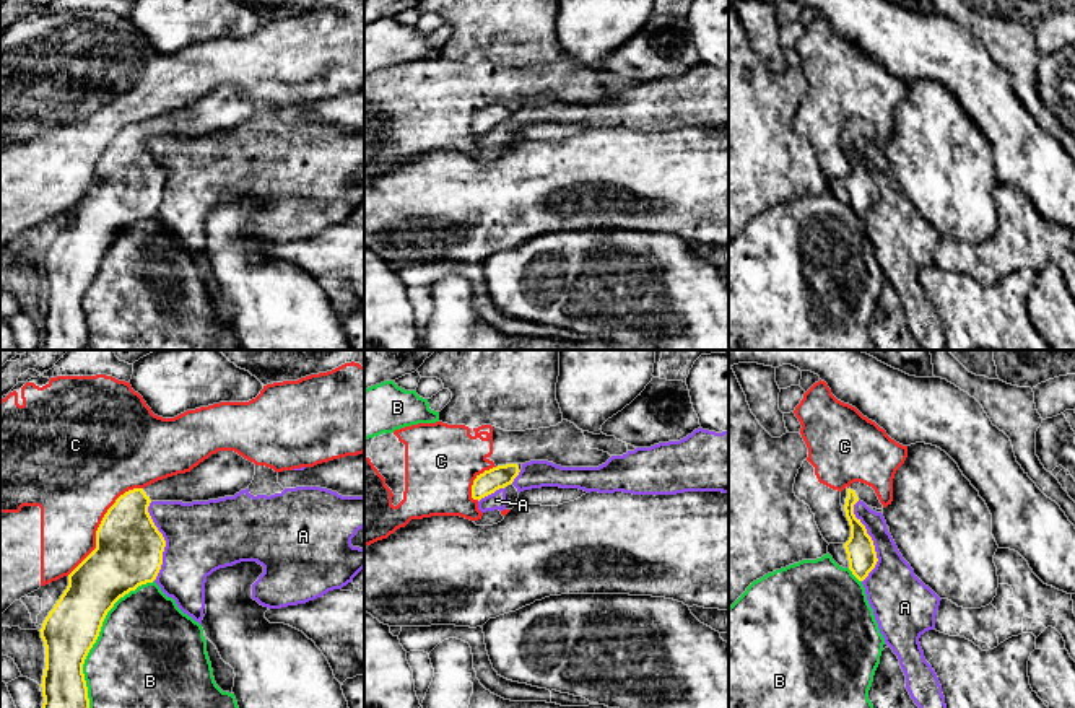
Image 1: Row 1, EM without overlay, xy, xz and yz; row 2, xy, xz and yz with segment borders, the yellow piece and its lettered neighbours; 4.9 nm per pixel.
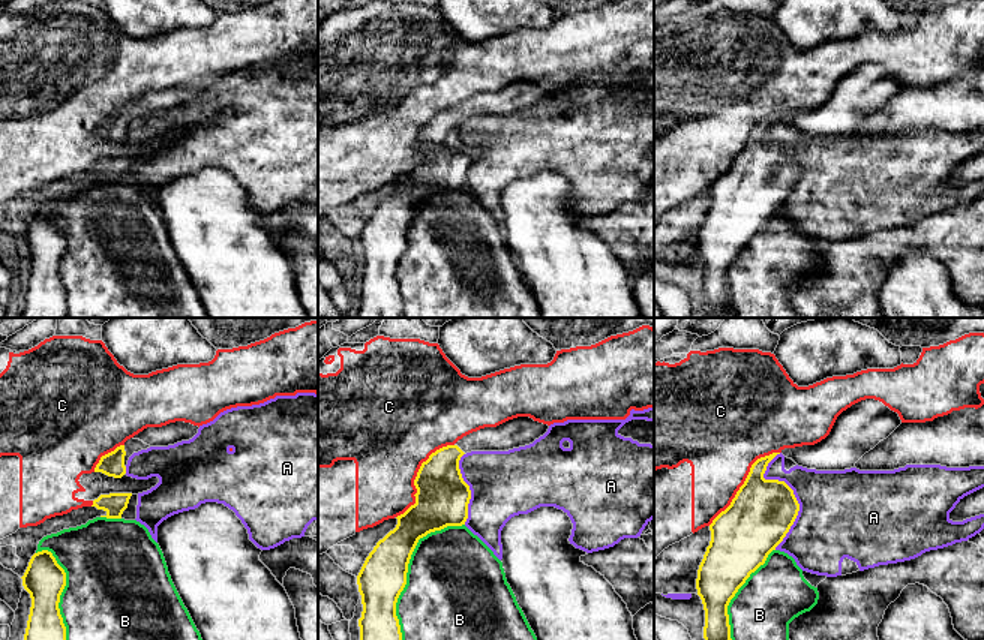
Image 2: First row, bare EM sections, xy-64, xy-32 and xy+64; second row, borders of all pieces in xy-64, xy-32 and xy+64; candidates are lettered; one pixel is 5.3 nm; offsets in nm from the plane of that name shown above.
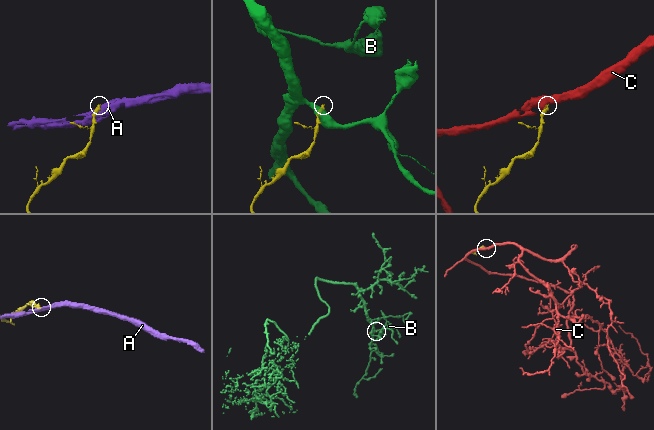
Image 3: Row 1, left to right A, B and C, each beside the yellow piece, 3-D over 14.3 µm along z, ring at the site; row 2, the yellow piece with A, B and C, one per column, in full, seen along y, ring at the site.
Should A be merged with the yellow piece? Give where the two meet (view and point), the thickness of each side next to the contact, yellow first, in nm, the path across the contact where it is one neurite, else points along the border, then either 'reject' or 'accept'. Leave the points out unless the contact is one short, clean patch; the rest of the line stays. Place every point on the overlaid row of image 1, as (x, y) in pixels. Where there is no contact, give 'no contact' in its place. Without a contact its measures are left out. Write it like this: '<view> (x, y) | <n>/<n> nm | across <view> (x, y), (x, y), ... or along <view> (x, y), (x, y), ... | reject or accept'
yz (872, 541) | 140/260 nm | reject

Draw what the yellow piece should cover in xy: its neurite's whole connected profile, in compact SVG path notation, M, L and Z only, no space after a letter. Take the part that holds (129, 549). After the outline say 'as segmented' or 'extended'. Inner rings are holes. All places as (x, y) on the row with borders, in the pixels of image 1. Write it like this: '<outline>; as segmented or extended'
M218 451L190 472L158 480L145 488L128 490L115 500L96 531L96 548L68 575L67 589L39 630L46 646L46 669L41 684L42 708L89 708L83 664L99 636L107 612L130 591L153 583L163 565L166 540L148 513L150 503L192 503L234 496L249 488L254 475L254 462L234 451Z; extended

